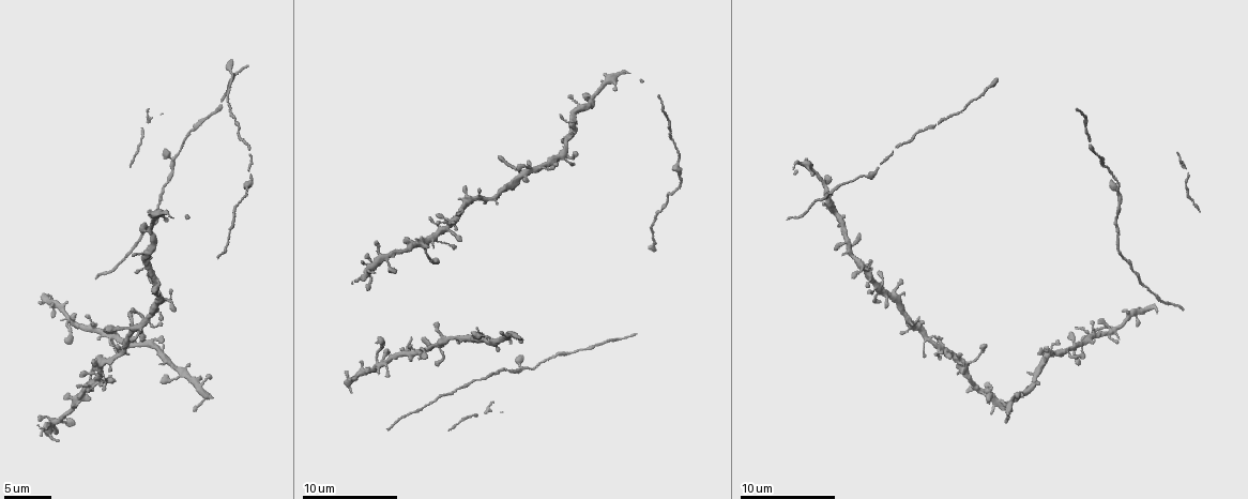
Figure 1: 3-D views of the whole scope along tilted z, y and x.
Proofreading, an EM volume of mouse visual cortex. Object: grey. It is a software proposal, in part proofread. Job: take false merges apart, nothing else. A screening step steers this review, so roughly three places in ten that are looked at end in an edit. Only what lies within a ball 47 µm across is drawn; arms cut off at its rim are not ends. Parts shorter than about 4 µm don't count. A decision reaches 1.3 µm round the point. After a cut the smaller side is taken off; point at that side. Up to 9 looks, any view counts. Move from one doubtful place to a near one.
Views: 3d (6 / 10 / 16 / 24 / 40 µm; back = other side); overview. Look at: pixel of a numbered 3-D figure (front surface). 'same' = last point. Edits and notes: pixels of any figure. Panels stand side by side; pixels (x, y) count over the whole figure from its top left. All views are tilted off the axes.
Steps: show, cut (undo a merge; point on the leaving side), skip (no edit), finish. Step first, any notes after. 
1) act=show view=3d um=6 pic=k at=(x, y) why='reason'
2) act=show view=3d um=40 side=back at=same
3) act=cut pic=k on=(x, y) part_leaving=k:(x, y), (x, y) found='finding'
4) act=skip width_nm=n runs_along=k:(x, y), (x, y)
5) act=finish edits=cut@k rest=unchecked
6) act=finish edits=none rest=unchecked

act=show view=3d um=16 pic=1 at=(1122, 257) why='narrows sharply'

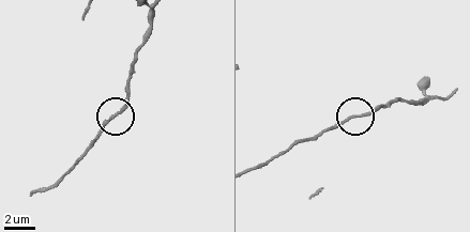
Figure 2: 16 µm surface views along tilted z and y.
act=show view=3d um=16 side=back pic=2 at=(116, 113) why='from behind'

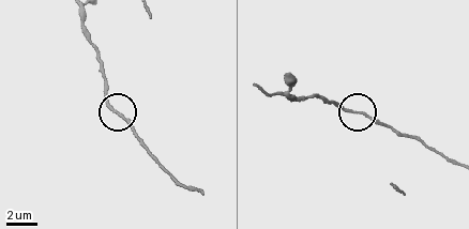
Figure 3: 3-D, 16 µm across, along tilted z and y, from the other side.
act=skip found='one neuron here'

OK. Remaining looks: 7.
act=show view=3d um=16 pic=1 at=(174, 159) why='side arm on a straight run'

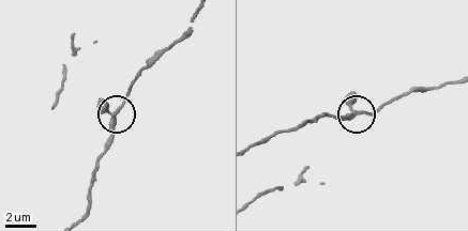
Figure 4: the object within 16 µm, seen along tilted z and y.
act=skip runs_along=4:(256, 142), (325, 113), (343, 117), (389, 104) found='all the same neuron'

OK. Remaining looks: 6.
act=show view=3d um=10 pic=1 at=(1009, 407) why='thick turns thin'

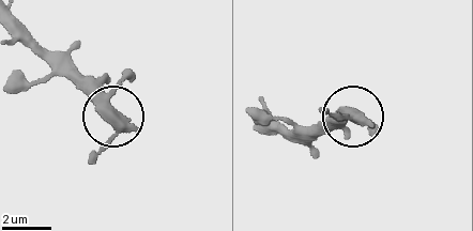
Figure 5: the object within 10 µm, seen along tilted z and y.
act=skip arms=3 found='continuous, no second neuron'

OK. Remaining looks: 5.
act=show view=3d um=6 pic=1 at=(968, 363)

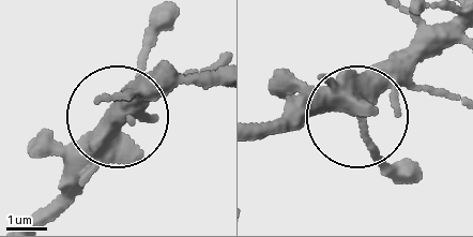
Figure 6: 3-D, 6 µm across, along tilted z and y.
act=show view=3d um=6 side=back at=same

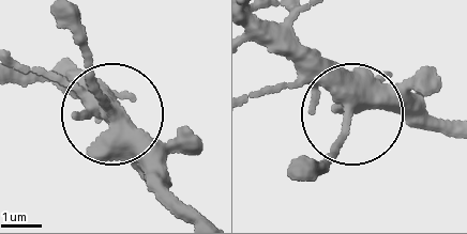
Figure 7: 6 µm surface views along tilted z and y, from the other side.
act=skip width_nm=390 runs_along=7:(114, 107), (76, 25) found='one neuron here'

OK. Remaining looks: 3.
act=show view=3d um=16 pic=1 at=(445, 340) why='two arms in line, one across'

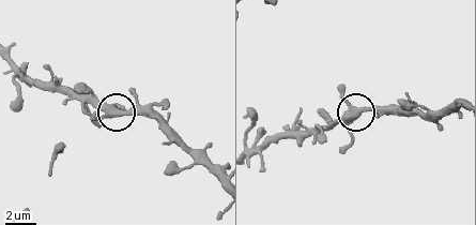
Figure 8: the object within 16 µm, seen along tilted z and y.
act=show view=3d um=16 side=back pic=8 at=(359, 115)

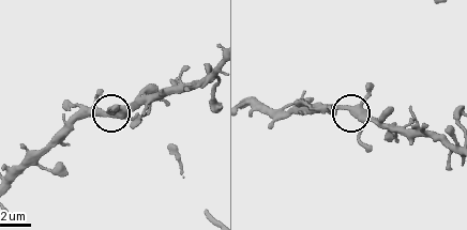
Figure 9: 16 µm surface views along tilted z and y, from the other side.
act=skip arms=3 found='one neuron here'

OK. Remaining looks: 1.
act=finish edits=none rest=unchecked

